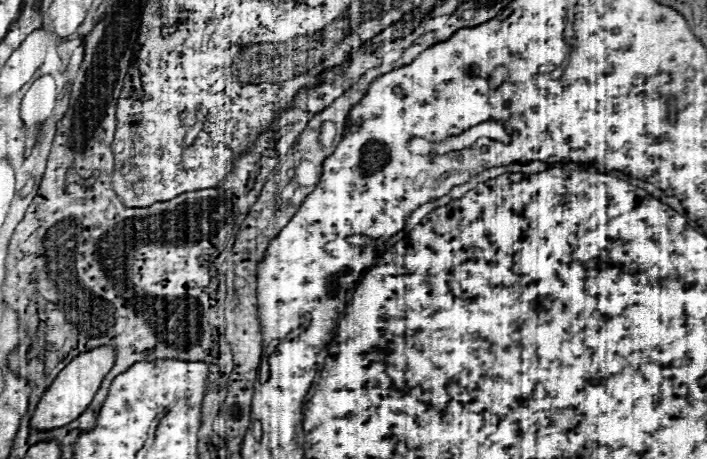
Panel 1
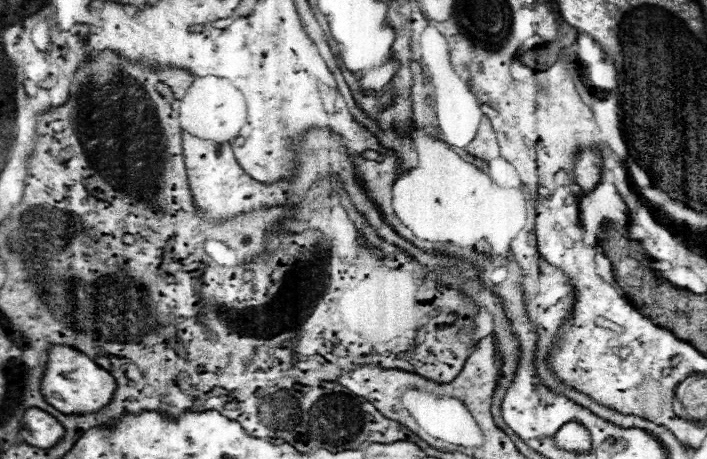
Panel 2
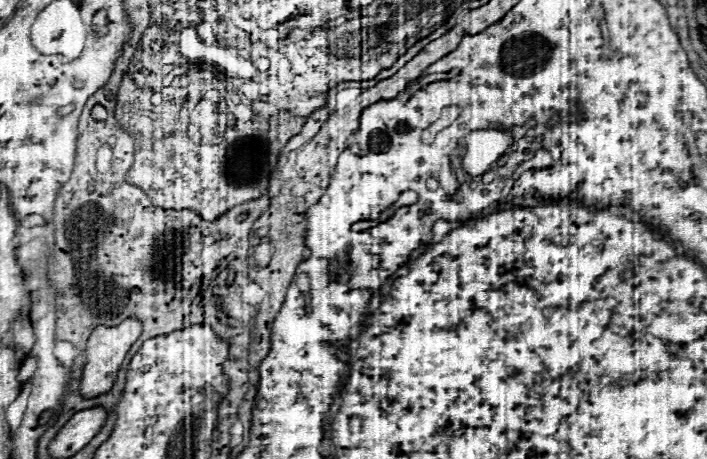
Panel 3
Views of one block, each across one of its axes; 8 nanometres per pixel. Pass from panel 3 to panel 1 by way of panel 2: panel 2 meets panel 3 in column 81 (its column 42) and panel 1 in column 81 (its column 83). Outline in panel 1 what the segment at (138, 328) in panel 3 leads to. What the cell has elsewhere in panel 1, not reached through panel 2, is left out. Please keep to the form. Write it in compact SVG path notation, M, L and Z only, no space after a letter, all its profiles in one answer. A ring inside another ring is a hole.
M102 346L102 348L88 350L84 354L78 354L56 376L52 386L40 398L40 404L38 404L34 418L32 418L32 426L36 426L36 430L54 430L56 426L66 426L68 422L76 420L90 406L92 398L96 396L104 376L110 372L114 362L116 362L116 348L114 346Z

